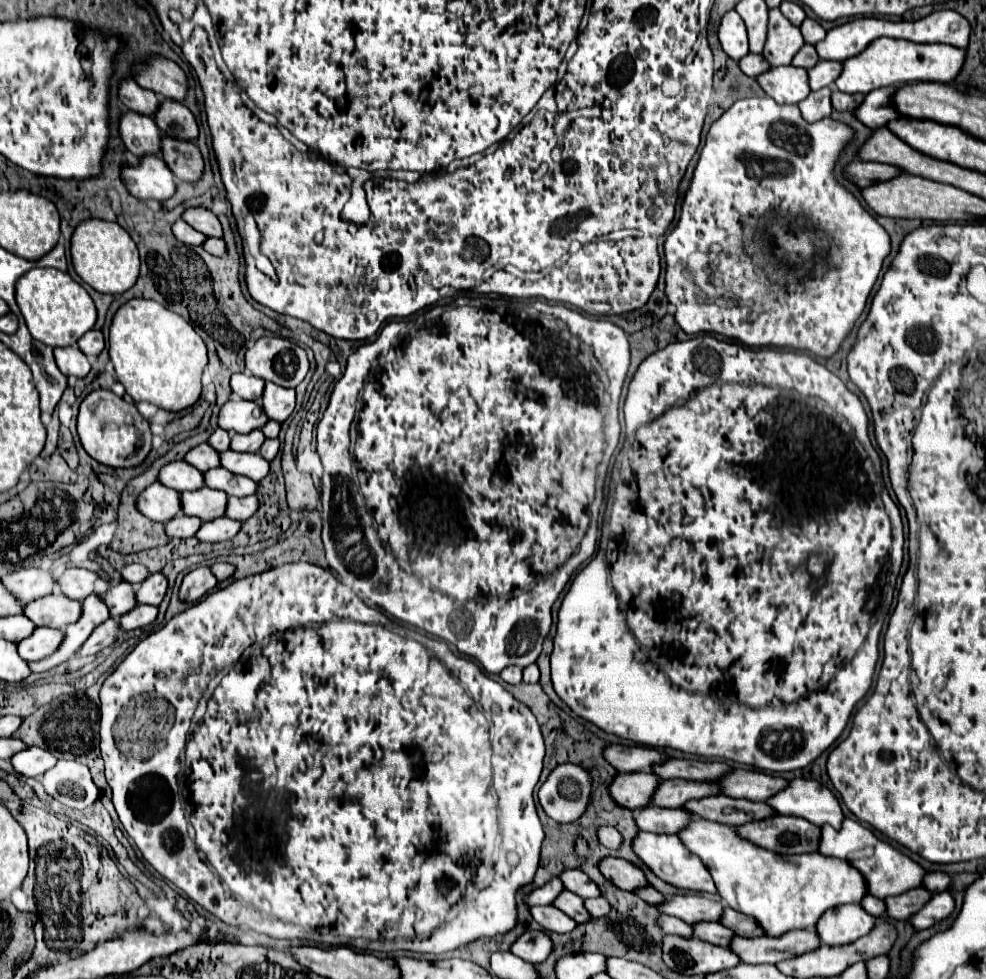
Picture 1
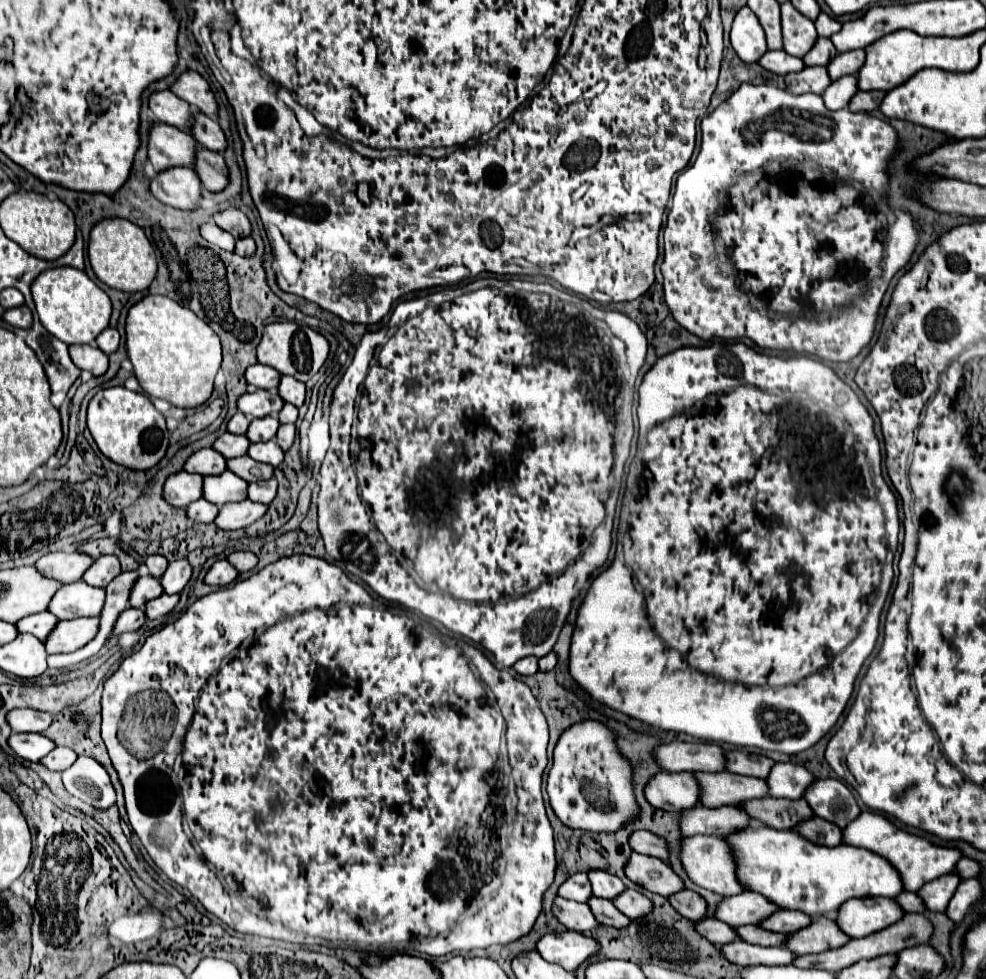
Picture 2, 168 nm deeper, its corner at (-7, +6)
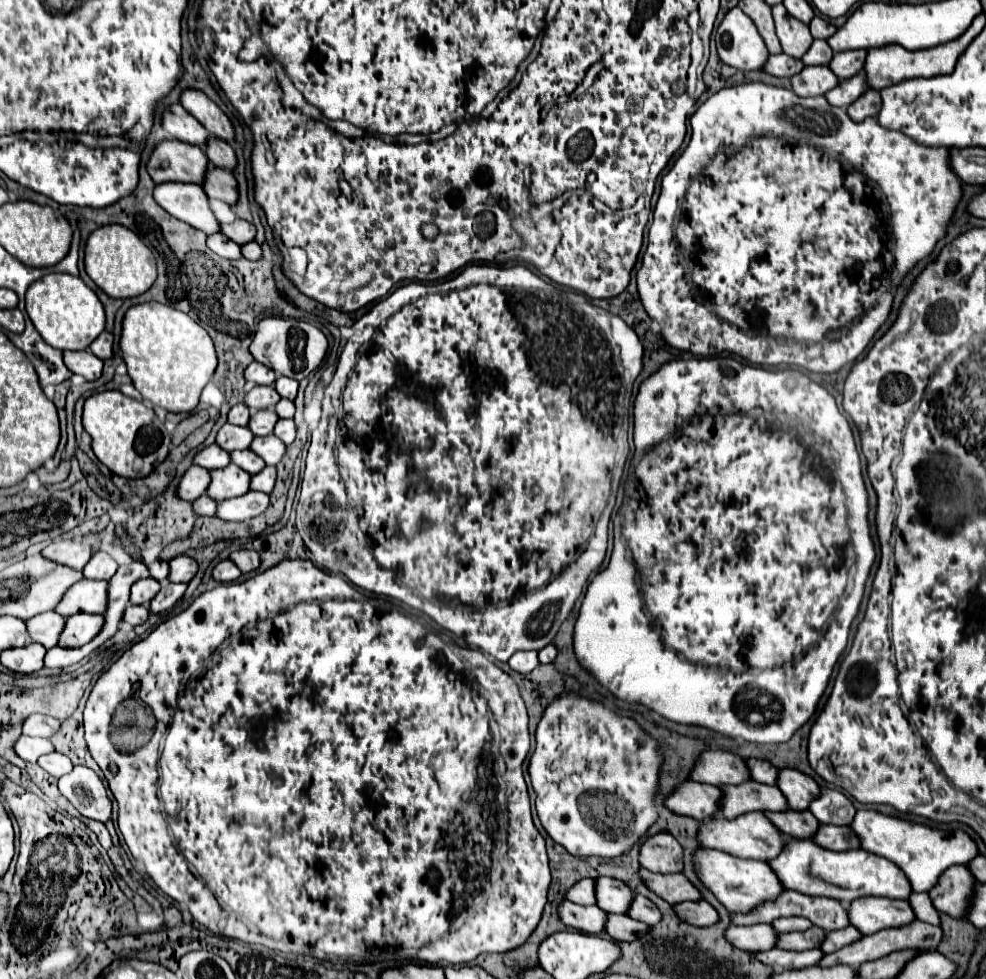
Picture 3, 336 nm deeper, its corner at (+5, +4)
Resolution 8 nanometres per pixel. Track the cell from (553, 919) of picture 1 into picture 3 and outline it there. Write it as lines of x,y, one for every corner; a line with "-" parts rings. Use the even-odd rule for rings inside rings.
571,901
559,903
559,919
563,919
565,927
573,927
583,933
601,933
605,923
605,911
597,905
575,905

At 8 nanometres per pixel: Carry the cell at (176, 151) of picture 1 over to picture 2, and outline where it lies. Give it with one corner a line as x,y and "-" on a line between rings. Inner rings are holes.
199,149
199,159
195,161
195,171
201,175
201,183
207,191
223,191
229,183
229,169
221,153

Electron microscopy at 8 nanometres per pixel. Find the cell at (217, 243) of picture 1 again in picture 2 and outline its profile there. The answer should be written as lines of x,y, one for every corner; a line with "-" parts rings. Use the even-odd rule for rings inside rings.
243,237
237,241
237,247
235,247
235,253
241,255
241,257
251,257
255,253
255,241
253,237

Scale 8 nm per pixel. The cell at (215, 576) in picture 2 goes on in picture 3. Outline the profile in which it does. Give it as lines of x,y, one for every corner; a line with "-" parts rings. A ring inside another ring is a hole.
229,559
219,561
215,565
215,569
213,569
213,579
219,581
219,583
231,583
231,581
235,581
239,577
241,577
241,571
235,565
231,565

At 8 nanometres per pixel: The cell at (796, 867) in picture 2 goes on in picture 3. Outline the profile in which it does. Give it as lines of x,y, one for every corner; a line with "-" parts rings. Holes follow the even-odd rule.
787,839
787,849
783,849
775,861
767,863
775,869
779,881
783,881
785,891
795,889
799,893
807,893
809,897
835,897
837,901
843,901
845,907
865,895
889,899
907,899
911,895
911,885
895,863
863,849
835,853
819,847
811,839

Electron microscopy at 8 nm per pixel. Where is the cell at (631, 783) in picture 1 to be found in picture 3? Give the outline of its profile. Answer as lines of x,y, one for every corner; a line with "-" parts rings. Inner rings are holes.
683,781
675,787
671,795
665,797
665,807
671,813
687,815
697,821
717,815
717,801
721,799
721,789
715,785

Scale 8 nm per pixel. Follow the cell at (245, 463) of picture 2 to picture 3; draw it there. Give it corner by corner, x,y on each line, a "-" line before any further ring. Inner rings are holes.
245,449
245,451
233,451
231,453
231,463
239,465
249,475
255,475
255,473
263,471
263,467
265,467
265,461
259,455
255,455
253,451
249,451
249,449

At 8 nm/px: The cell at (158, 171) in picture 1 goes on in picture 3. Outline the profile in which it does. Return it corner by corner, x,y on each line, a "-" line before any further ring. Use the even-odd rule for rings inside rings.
167,181
163,185
155,185
153,197
179,221
185,221
207,235
219,231
219,223
209,209
207,195
201,185
175,185
175,181

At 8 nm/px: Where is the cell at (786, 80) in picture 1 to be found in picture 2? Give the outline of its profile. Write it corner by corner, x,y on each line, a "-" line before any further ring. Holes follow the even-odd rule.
805,67
799,73
785,75
787,89
791,93
823,93
831,85
827,67

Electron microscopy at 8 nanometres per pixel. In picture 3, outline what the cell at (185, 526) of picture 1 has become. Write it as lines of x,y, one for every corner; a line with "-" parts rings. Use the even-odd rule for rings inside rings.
201,495
201,497
197,497
193,503
193,509
195,509
195,515
199,515
199,517
203,517
203,515
215,515
215,511
217,511
217,503
213,501
213,499
209,499
207,495

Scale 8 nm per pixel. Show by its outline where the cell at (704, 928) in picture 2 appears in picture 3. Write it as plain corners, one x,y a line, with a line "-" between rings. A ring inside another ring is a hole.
731,925
729,929
725,929
725,937
737,949
761,951
761,949
775,947
777,931
771,931
771,929
773,929
771,925
749,925
749,927

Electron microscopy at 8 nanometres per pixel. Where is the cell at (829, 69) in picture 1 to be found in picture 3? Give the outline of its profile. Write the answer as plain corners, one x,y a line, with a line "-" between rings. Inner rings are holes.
863,49
851,51
851,53
835,53
829,67
839,79
849,79
863,69
865,55
867,55
867,51
863,51

